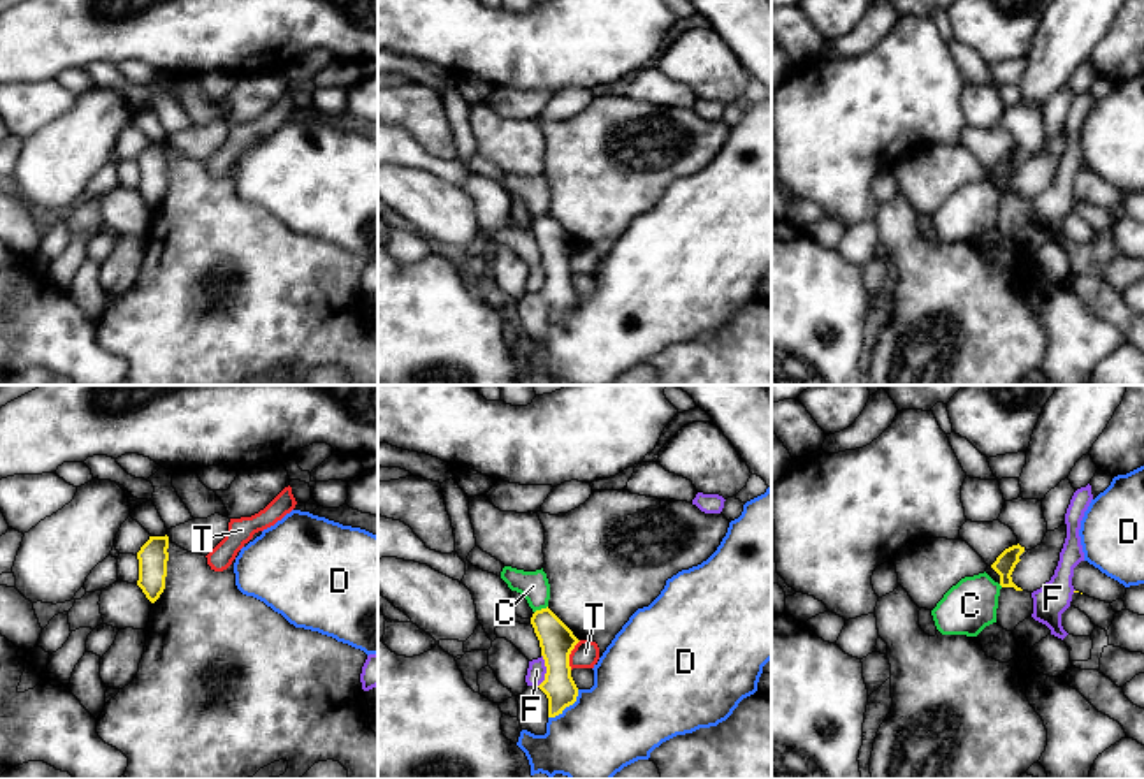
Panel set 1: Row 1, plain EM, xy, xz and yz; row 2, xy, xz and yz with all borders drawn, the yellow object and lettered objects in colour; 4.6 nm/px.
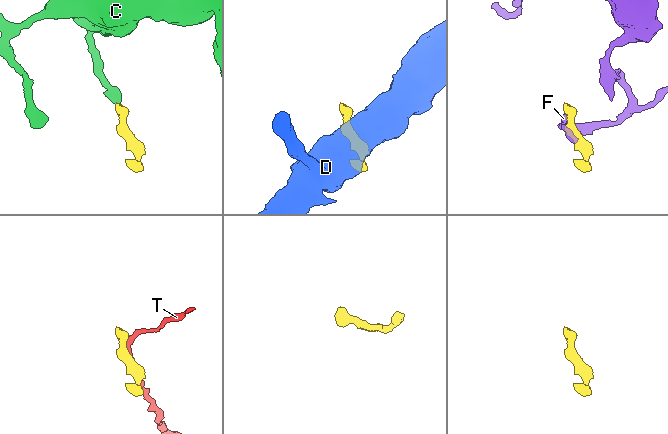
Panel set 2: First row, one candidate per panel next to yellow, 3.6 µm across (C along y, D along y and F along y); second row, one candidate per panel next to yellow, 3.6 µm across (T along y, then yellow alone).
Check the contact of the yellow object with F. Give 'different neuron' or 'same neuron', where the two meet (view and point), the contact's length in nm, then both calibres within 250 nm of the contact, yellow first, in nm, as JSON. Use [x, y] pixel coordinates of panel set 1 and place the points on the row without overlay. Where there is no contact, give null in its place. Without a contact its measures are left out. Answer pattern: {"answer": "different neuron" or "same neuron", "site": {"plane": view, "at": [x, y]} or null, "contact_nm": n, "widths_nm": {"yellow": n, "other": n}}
{"answer": "different neuron", "site": {"plane": "xz", "at": [547, 276]}, "contact_nm": 150, "widths_nm": {"yellow": 160, "other": 90}}

